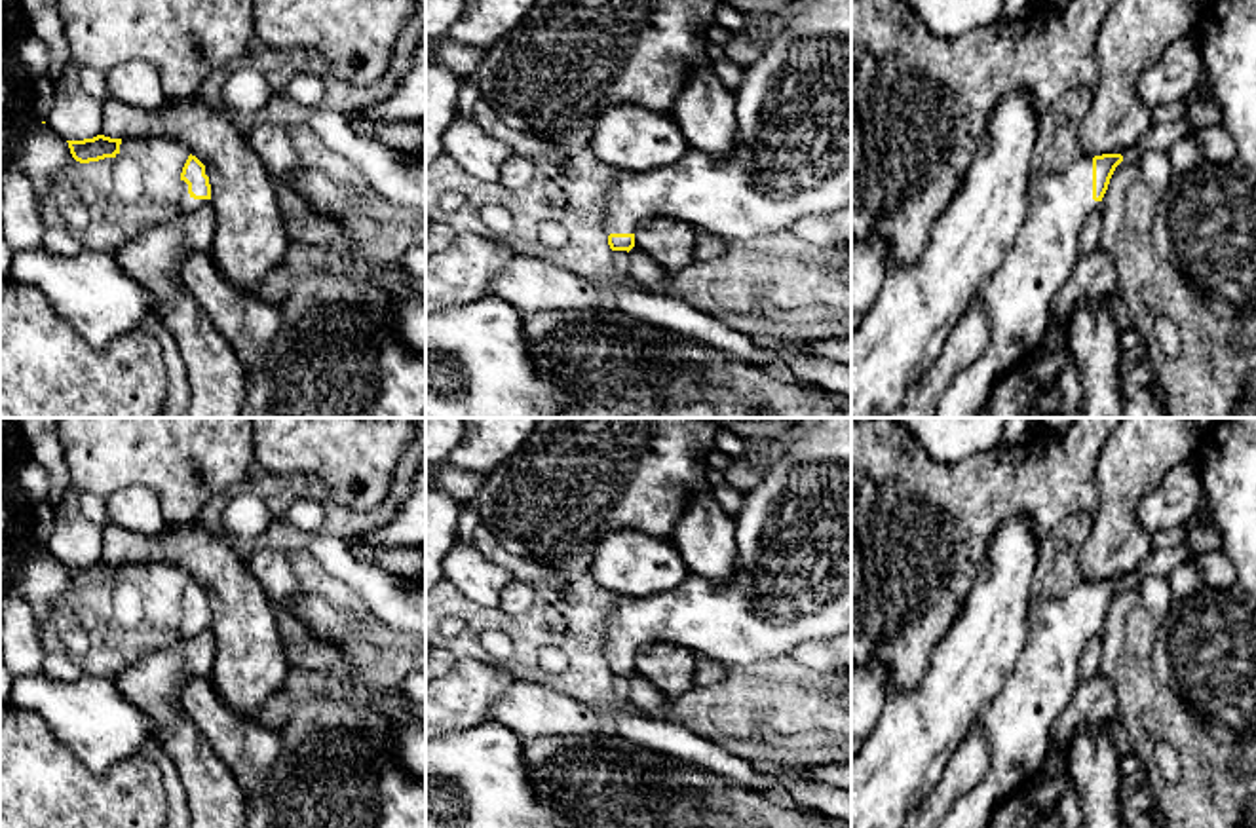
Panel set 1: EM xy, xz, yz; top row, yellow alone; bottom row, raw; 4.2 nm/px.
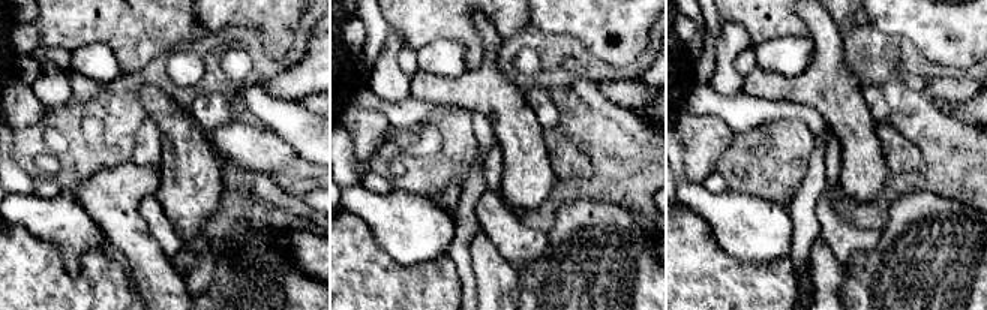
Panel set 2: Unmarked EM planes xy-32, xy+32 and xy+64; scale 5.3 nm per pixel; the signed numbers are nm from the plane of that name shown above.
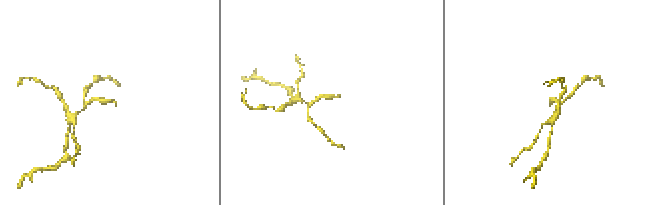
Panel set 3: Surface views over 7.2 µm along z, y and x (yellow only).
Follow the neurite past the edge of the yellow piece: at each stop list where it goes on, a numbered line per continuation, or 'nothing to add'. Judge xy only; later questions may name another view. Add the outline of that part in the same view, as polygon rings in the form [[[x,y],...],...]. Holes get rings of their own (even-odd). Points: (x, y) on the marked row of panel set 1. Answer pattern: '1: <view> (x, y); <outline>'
1: xy (189, 206); [[[182,180],[182,194],[181,194],[181,215],[192,215],[201,211],[211,199],[194,199],[188,194],[188,184]]]

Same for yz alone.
1: yz (1019, 295); [[[1093,158],[1030,179],[1024,224],[998,272],[977,291],[990,325],[986,349],[944,391],[937,418],[975,418],[996,380],[1039,353],[1053,298],[1081,256],[1085,218],[1100,205],[1093,199]]]

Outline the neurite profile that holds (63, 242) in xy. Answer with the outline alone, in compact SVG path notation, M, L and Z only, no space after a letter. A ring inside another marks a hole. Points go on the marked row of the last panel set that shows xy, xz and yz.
M49 228L49 230L46 230L46 235L44 235L44 249L48 249L49 253L55 253L55 254L61 254L61 256L74 256L84 247L74 230Z

